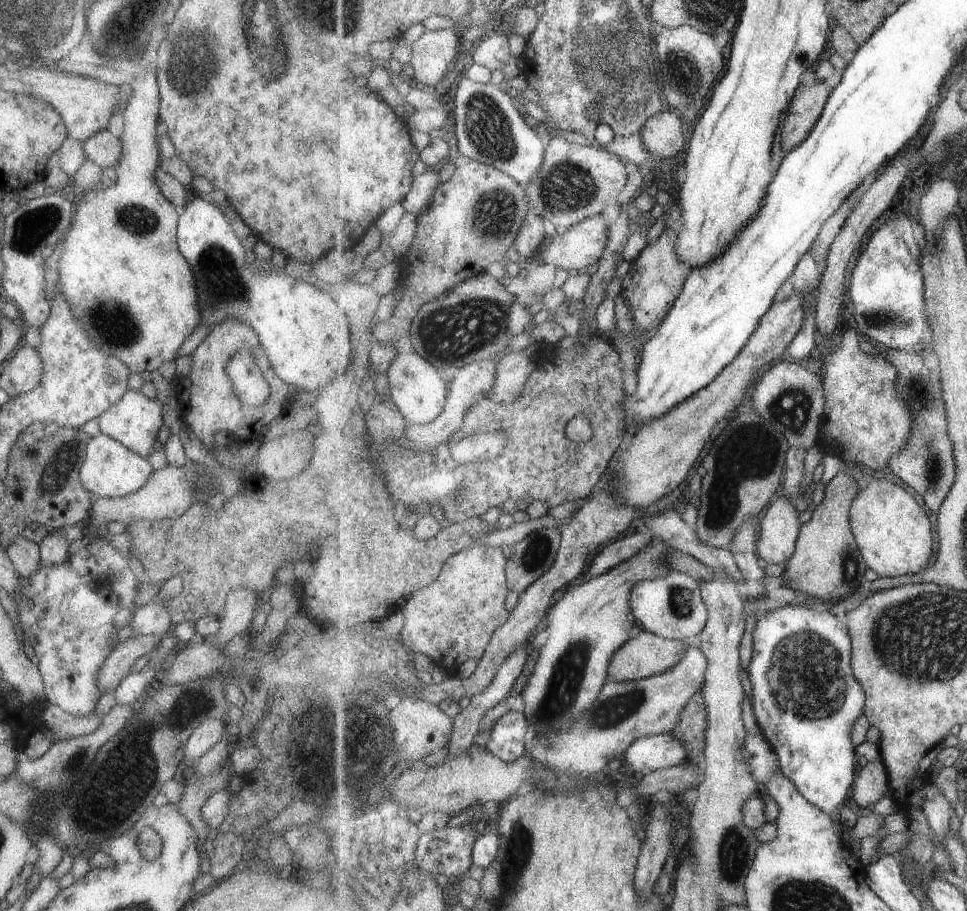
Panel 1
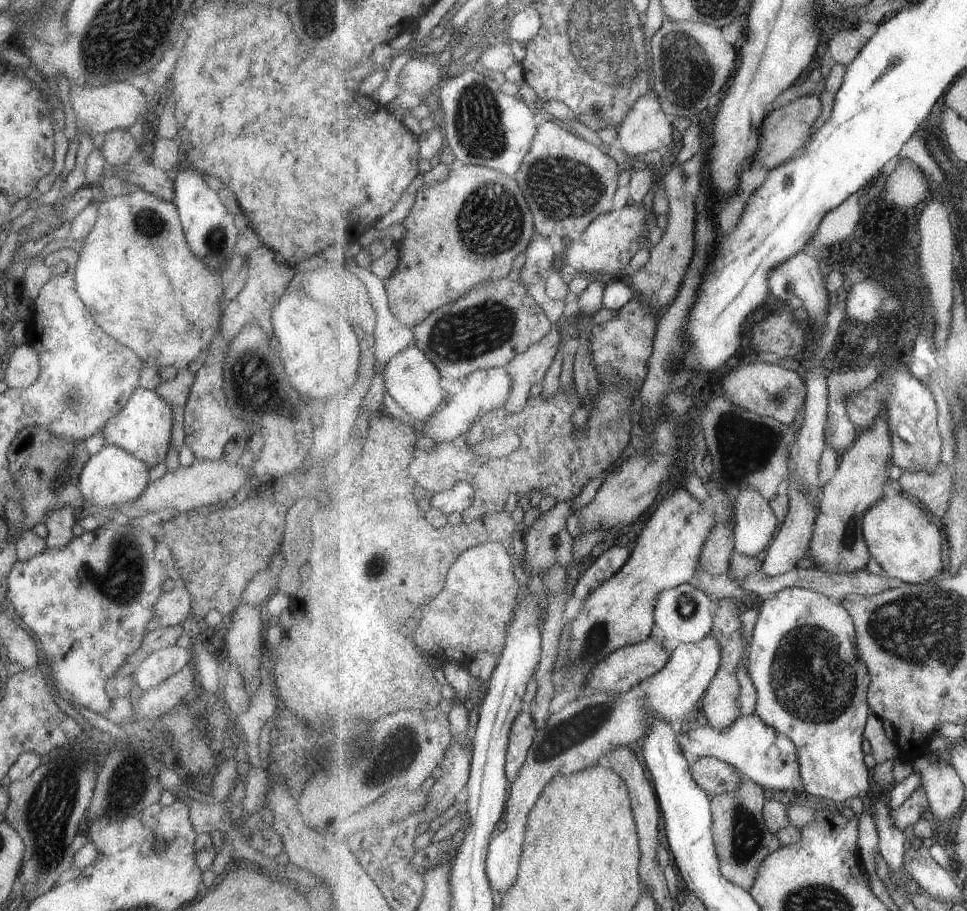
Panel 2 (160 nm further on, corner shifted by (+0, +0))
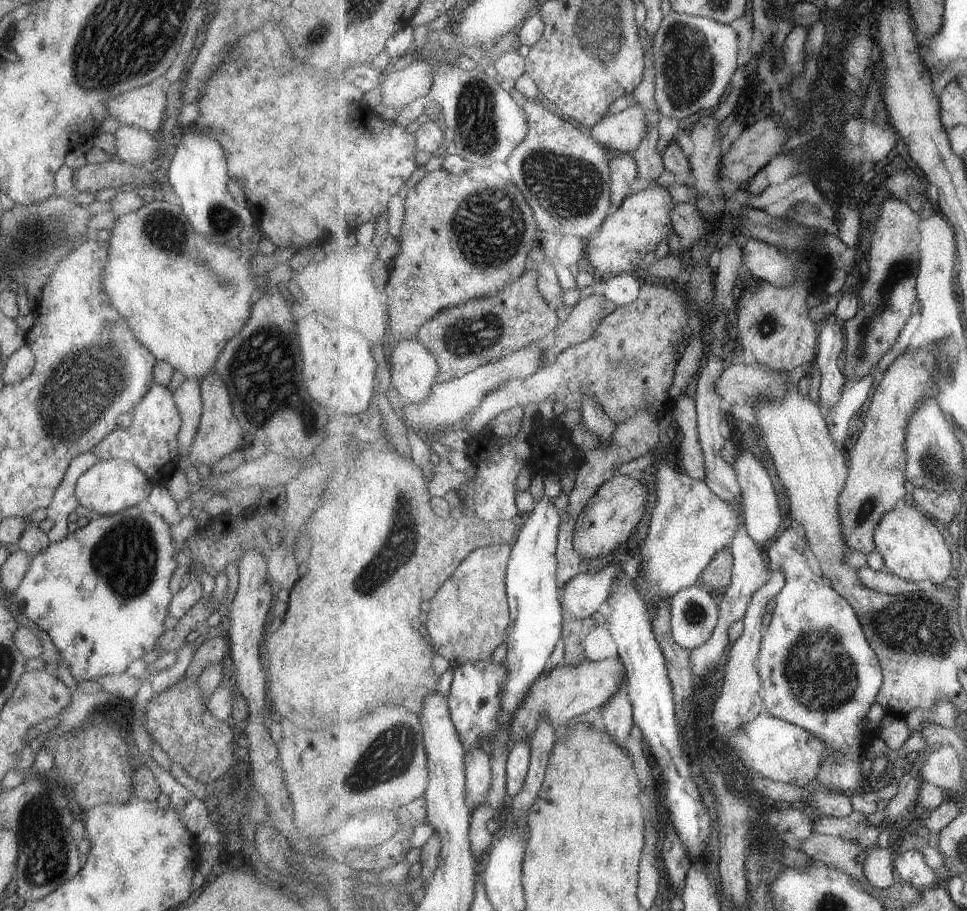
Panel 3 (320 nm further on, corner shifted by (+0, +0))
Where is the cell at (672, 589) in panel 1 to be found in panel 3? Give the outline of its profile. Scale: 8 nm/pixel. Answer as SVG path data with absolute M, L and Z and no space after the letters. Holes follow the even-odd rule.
M691 586L671 598L671 626L675 641L694 650L707 644L719 623L719 607L709 589Z

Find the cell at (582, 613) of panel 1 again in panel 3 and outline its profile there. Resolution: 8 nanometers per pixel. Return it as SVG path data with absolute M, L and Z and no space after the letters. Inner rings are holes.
M673 464L659 467L656 506L647 536L639 548L643 570L637 570L635 584L652 615L659 604L671 599L678 591L694 586L711 560L731 546L739 526L745 526L743 506L719 498L704 481L687 476L679 468Z

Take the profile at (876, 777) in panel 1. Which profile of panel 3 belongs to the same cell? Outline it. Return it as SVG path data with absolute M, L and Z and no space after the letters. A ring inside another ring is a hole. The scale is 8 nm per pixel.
M875 844L873 850L867 850L863 870L868 881L876 888L887 889L898 881L893 874L893 849L890 846Z

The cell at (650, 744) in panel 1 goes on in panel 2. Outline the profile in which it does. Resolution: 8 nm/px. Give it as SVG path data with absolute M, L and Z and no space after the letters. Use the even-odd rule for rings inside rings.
M757 714L747 717L741 716L739 720L735 720L735 724L731 728L723 730L713 728L709 723L704 726L693 726L689 732L679 733L677 742L679 742L679 746L681 746L681 750L683 750L683 754L685 754L687 760L697 760L702 757L719 758L719 760L736 767L742 774L745 774L748 778L763 786L767 791L771 789L795 793L804 791L798 749L795 746L795 742L789 740L787 736L779 734L771 725L765 724Z

